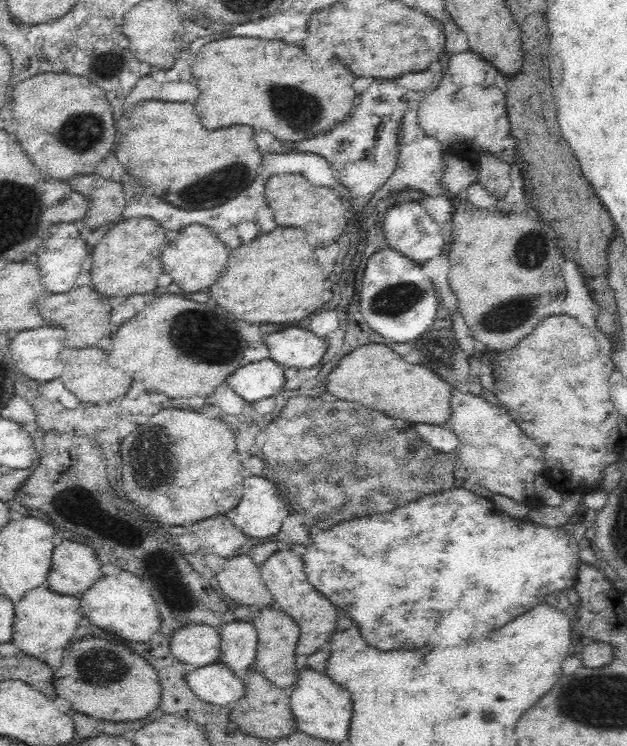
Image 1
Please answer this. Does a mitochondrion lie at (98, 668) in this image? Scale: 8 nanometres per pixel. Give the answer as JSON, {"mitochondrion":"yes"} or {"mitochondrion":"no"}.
{"mitochondrion":"yes"}

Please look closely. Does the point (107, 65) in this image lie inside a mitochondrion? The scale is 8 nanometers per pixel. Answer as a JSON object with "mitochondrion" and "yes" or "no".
{"mitochondrion":"yes"}

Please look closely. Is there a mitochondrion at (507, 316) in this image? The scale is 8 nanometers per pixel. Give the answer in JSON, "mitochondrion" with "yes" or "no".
{"mitochondrion":"yes"}

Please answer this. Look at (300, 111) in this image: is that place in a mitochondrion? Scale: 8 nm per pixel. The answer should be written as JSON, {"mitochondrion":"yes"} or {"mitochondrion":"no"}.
{"mitochondrion":"yes"}

